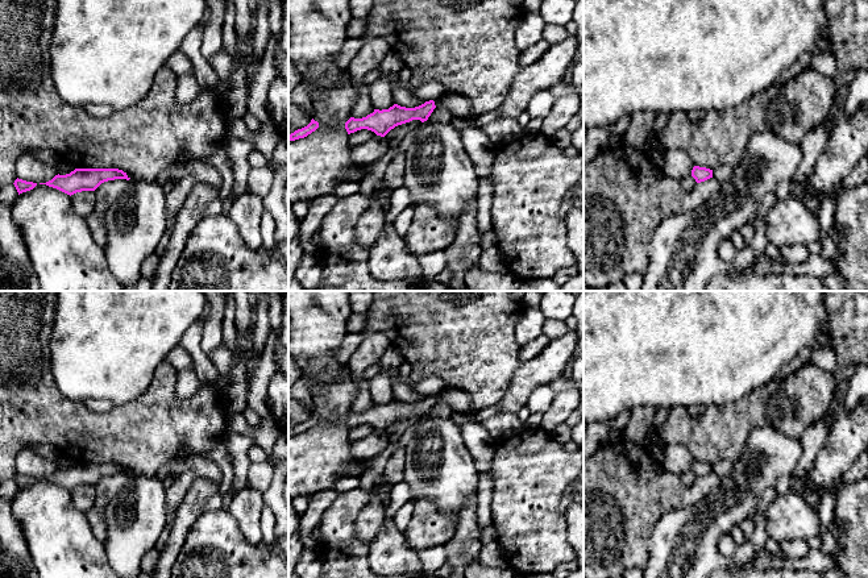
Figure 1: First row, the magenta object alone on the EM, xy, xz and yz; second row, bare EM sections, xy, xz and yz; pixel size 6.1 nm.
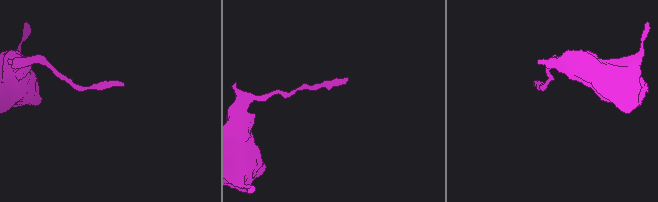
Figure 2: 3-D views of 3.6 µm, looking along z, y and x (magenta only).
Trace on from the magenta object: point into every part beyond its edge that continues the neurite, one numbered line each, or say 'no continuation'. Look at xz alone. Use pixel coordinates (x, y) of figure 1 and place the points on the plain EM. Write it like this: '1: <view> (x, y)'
no continuation

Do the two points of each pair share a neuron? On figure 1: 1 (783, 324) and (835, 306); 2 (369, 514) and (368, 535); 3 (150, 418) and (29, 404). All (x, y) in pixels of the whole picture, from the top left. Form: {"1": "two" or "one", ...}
{"1": "two", "2": "one", "3": "one"}

